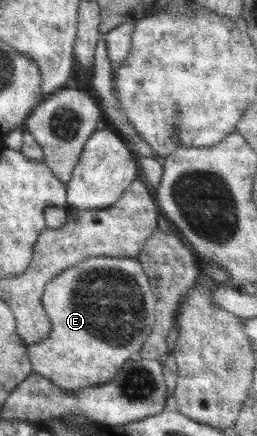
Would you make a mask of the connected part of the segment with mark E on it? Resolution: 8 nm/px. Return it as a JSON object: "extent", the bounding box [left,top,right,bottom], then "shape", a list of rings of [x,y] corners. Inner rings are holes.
{"extent":[27,257,156,392],"shape":[[[90,257],[65,268],[45,285],[41,302],[52,329],[45,340],[27,345],[28,357],[34,372],[48,378],[64,391],[73,392],[83,387],[106,384],[126,360],[140,358],[142,344],[156,325],[156,298],[137,258]]]}

